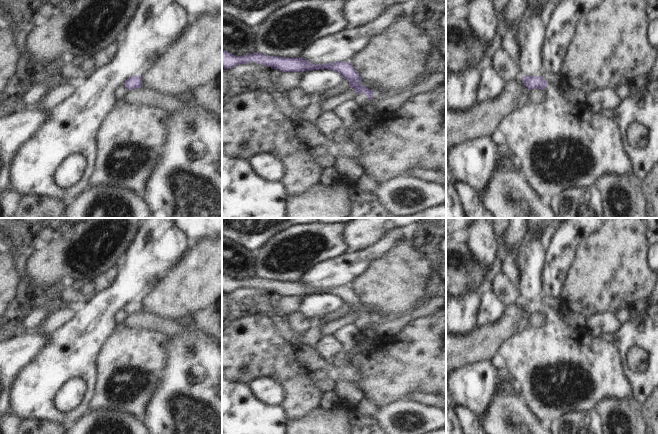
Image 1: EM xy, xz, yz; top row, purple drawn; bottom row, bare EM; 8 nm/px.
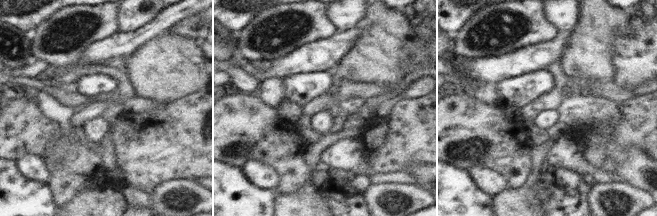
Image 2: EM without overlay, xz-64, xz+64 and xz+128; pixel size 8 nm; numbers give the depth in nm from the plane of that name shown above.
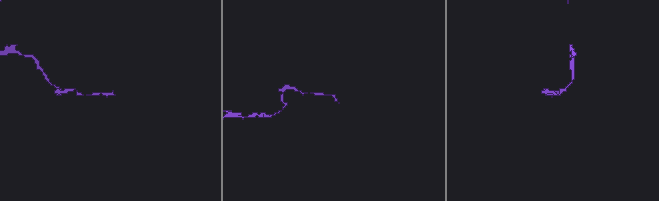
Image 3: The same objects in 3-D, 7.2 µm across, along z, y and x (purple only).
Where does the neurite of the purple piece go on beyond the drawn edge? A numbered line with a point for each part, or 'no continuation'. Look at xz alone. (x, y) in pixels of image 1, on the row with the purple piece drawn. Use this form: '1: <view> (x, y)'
1: xz (361, 98)

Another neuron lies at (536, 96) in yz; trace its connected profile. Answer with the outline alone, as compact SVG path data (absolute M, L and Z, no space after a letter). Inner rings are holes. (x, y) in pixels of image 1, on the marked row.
M532 89L529 93L529 101L533 104L540 104L545 101L547 97L547 92L540 89Z

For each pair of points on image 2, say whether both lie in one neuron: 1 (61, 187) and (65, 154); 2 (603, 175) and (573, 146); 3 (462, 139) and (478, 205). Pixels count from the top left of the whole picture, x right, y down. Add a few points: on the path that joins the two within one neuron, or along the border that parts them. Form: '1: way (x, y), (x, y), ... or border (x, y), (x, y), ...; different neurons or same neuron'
1: border (51, 175), (59, 171), (86, 177); different neurons
2: way (593, 172), (574, 156); same neuron
3: border (447, 162), (466, 170); different neurons

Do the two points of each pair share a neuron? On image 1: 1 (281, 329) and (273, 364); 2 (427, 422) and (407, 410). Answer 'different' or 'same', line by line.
1: different
2: same

